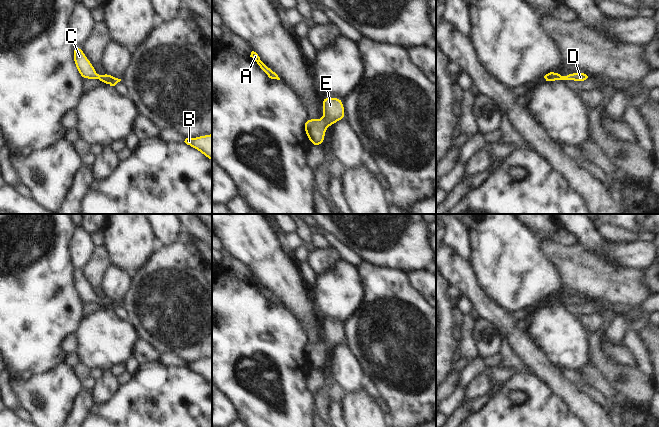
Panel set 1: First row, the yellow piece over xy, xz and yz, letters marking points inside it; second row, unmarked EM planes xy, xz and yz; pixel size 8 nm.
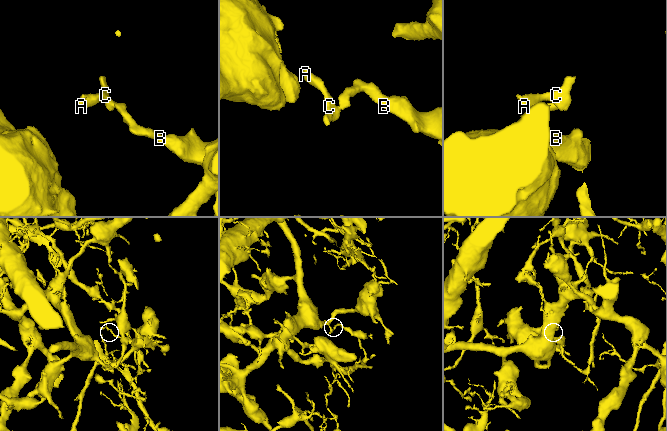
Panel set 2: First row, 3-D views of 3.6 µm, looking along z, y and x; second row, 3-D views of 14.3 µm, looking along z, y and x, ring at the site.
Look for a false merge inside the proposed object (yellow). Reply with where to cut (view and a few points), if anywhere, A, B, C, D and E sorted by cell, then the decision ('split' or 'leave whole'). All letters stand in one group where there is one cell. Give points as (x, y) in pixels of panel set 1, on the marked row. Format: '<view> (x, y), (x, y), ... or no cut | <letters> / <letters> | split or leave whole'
no cut | A B C D E | leave whole

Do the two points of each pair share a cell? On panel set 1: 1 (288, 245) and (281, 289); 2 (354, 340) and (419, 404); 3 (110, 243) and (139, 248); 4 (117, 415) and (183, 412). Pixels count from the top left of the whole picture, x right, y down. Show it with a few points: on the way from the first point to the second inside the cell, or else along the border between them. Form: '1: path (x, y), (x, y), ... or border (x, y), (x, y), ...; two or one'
1: border (280, 241), (281, 247), (290, 256); two
2: path (370, 355), (403, 388); one
3: path (117, 243), (132, 243); one
4: path (133, 415), (146, 415), (149, 412), (167, 412); one

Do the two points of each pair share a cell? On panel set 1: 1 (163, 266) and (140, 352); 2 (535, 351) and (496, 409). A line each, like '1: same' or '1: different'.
1: different
2: different

